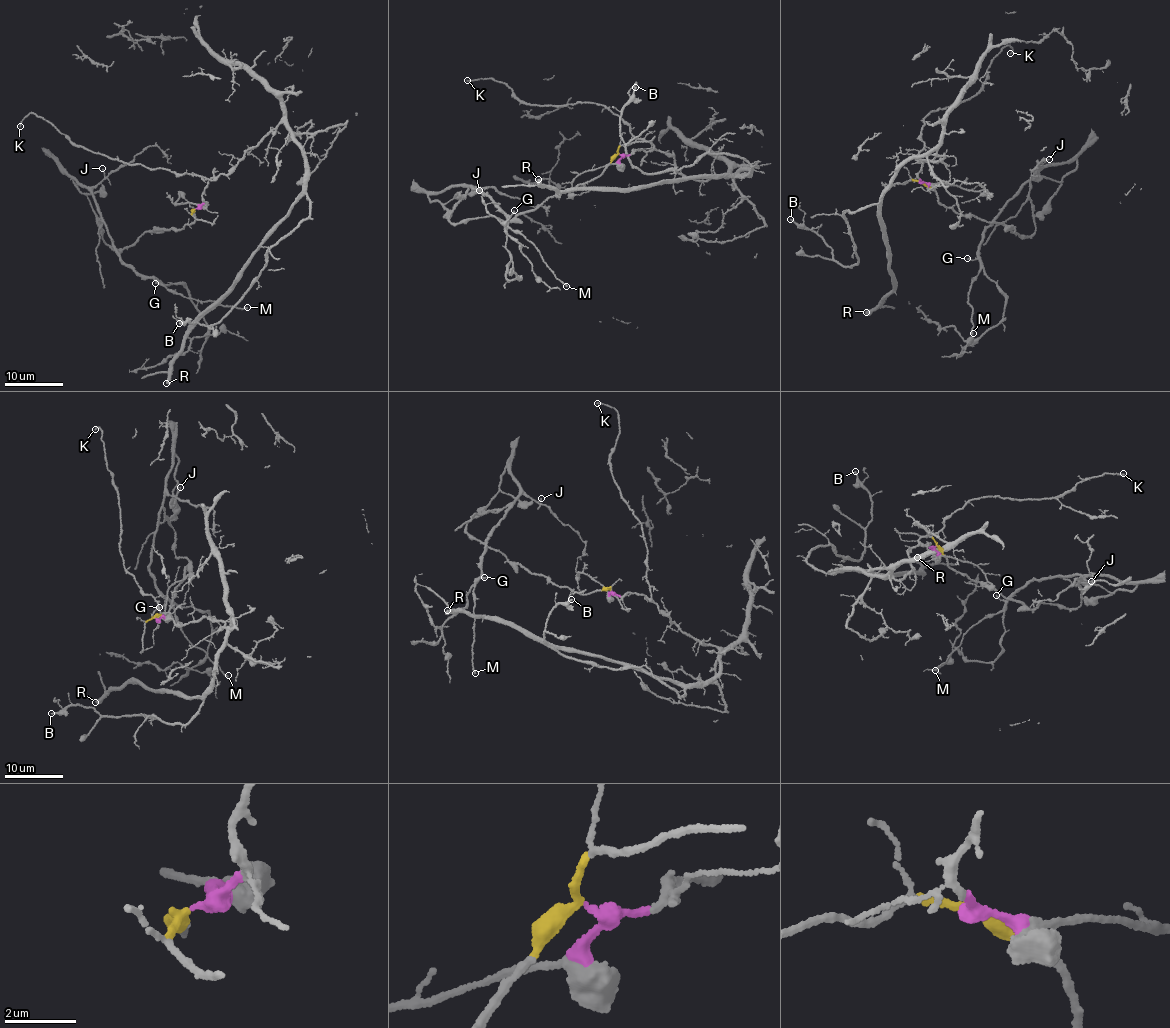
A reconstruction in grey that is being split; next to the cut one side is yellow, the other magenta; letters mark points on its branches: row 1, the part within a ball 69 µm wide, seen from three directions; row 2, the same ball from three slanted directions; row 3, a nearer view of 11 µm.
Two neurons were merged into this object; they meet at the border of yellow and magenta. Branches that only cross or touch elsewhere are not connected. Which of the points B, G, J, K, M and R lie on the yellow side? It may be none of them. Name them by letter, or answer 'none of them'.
G, J, M

